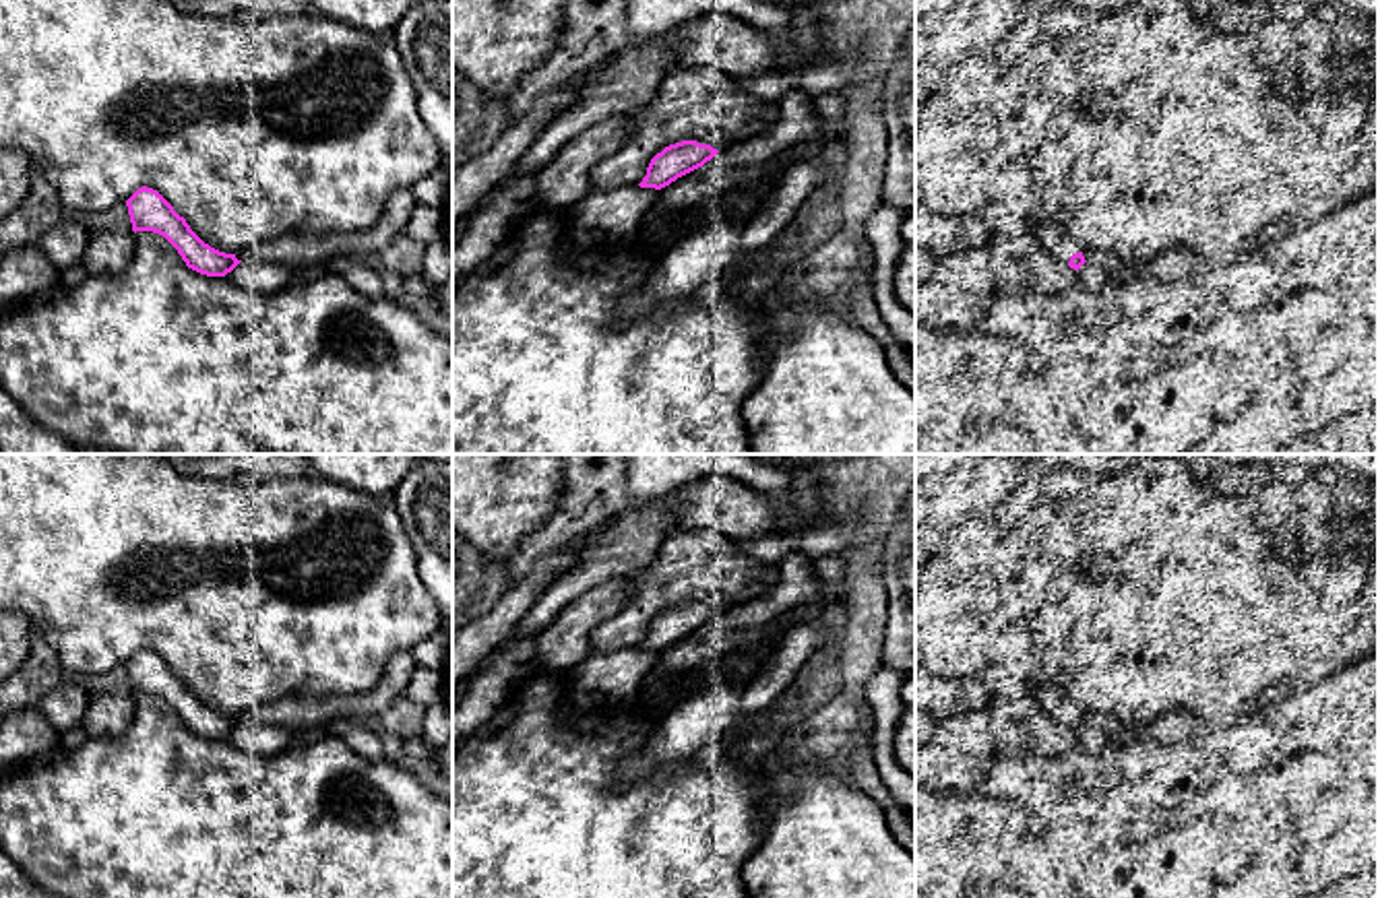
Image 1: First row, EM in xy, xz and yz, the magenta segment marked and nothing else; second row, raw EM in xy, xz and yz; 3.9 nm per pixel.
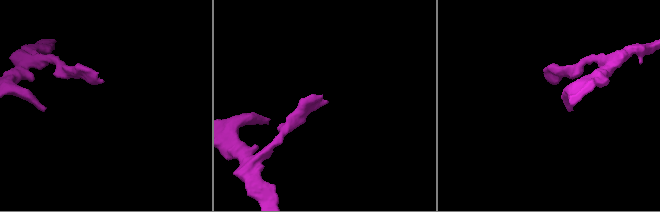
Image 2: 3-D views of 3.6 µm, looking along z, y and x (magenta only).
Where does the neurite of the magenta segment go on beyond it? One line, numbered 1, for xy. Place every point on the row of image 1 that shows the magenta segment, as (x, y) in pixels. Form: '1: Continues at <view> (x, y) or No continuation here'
1: No continuation here

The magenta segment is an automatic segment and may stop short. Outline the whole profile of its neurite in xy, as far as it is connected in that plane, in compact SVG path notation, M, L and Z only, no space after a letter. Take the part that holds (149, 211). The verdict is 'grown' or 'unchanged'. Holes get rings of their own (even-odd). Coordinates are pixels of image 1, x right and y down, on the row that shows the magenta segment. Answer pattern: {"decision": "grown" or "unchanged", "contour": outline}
{"decision": "unchanged", "contour": "M138 188L128 200L132 231L163 235L182 256L188 268L207 277L225 277L242 260L205 244L174 206L153 188Z"}

